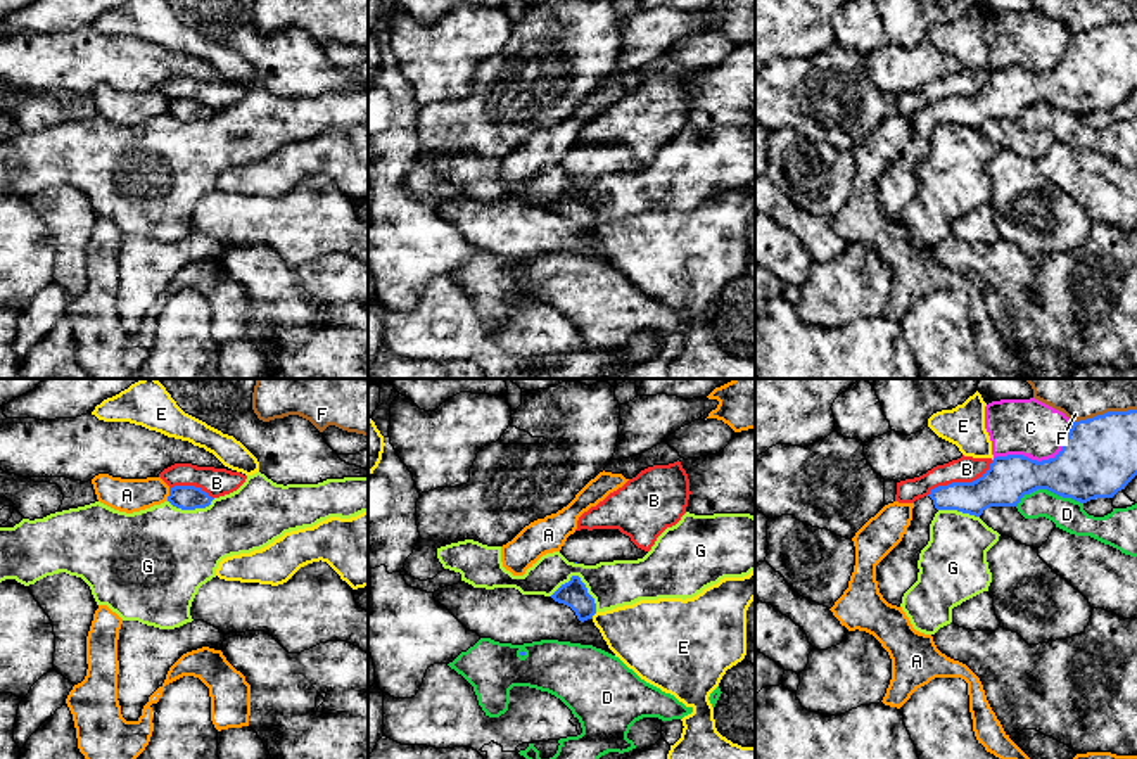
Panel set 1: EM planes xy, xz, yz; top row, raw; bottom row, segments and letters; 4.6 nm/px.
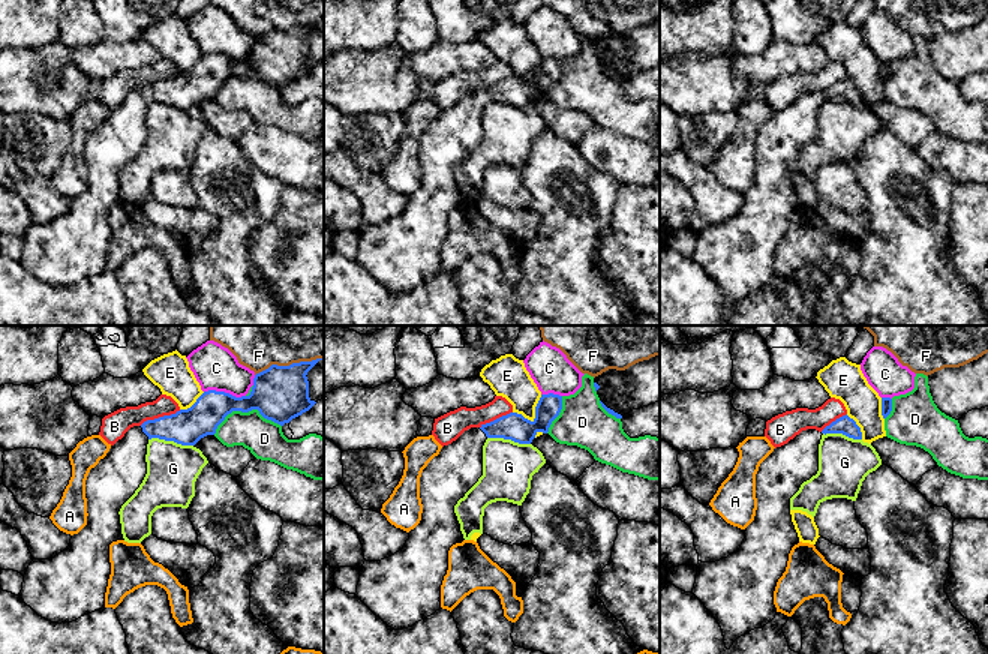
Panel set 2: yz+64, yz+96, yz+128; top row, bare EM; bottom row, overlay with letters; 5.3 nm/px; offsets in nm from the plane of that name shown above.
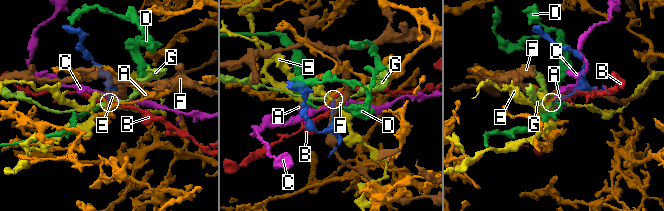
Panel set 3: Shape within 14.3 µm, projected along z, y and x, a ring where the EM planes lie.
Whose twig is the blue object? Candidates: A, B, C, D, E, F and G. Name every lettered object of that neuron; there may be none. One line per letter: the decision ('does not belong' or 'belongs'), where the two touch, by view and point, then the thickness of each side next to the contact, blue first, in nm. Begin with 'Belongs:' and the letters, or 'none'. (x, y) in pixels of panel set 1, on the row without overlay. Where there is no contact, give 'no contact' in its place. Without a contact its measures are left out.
Belongs: none
A: does not belong; contact xy (170, 108); calibres 110 and 160 nm
B: does not belong; contact yz (961, 95); calibres 220 and 130 nm
C: does not belong; contact yz (1042, 73); calibres 340 and 260 nm
D: does not belong; contact yz (1048, 102); calibres 320 and 150 nm
E: does not belong; contact xz (593, 227); calibres 130 and 300 nm
F: does not belong; contact yz (1105, 26); calibres 360 and 160 nm
G: does not belong; contact xz (579, 192); calibres 130 and 220 nm

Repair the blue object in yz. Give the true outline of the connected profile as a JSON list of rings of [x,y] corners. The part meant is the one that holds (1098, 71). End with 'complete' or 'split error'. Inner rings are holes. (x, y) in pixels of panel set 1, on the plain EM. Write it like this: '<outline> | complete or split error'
[[[1137,22],[1108,24],[1073,35],[1061,64],[1049,73],[1023,67],[995,69],[990,81],[973,95],[938,99],[914,114],[912,133],[902,154],[876,178],[876,194],[883,211],[900,220],[904,206],[918,194],[918,173],[930,154],[930,137],[938,123],[957,123],[980,130],[990,119],[1018,119],[1025,107],[1047,102],[1058,109],[1087,116],[1113,111],[1137,88]]] | split error

